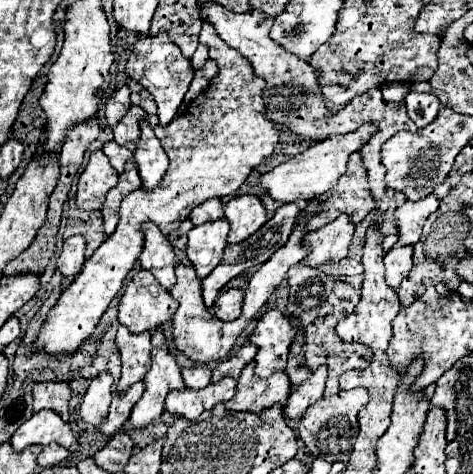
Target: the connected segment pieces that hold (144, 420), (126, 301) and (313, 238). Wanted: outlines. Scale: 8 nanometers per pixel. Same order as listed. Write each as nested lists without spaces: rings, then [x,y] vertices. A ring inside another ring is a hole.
[[[159,330],[153,332],[153,350],[151,350],[151,370],[145,374],[143,384],[145,392],[139,398],[139,402],[133,406],[133,412],[129,416],[129,424],[135,430],[143,430],[155,422],[159,422],[163,410],[165,410],[165,398],[173,390],[183,390],[183,378],[181,368],[177,366],[175,358],[165,346],[165,336]]]
[[[139,270],[119,302],[119,324],[131,332],[151,332],[175,316],[177,302],[151,272]]]
[[[343,214],[335,218],[333,222],[325,224],[323,228],[309,232],[305,238],[305,246],[311,254],[307,254],[303,266],[321,266],[325,262],[337,262],[347,256],[349,242],[353,238],[355,224],[349,222],[349,218]]]

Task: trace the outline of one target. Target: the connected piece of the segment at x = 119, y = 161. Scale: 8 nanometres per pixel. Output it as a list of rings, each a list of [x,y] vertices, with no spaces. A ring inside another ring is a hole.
[[[107,142],[101,150],[103,150],[105,156],[111,160],[111,166],[121,174],[125,162],[127,162],[129,158],[133,158],[133,150],[135,150],[135,146],[133,146],[133,144],[119,146],[119,144],[115,144],[115,142]]]

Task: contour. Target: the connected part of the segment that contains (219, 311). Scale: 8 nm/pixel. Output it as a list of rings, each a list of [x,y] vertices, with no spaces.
[[[225,290],[217,296],[213,304],[213,314],[225,322],[239,318],[243,306],[243,290]]]

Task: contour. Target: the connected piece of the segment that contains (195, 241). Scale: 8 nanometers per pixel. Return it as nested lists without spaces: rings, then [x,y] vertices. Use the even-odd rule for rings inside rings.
[[[225,218],[199,224],[189,232],[189,242],[185,252],[199,278],[211,274],[211,270],[221,260],[221,254],[227,246],[227,234],[229,234],[229,222]]]

